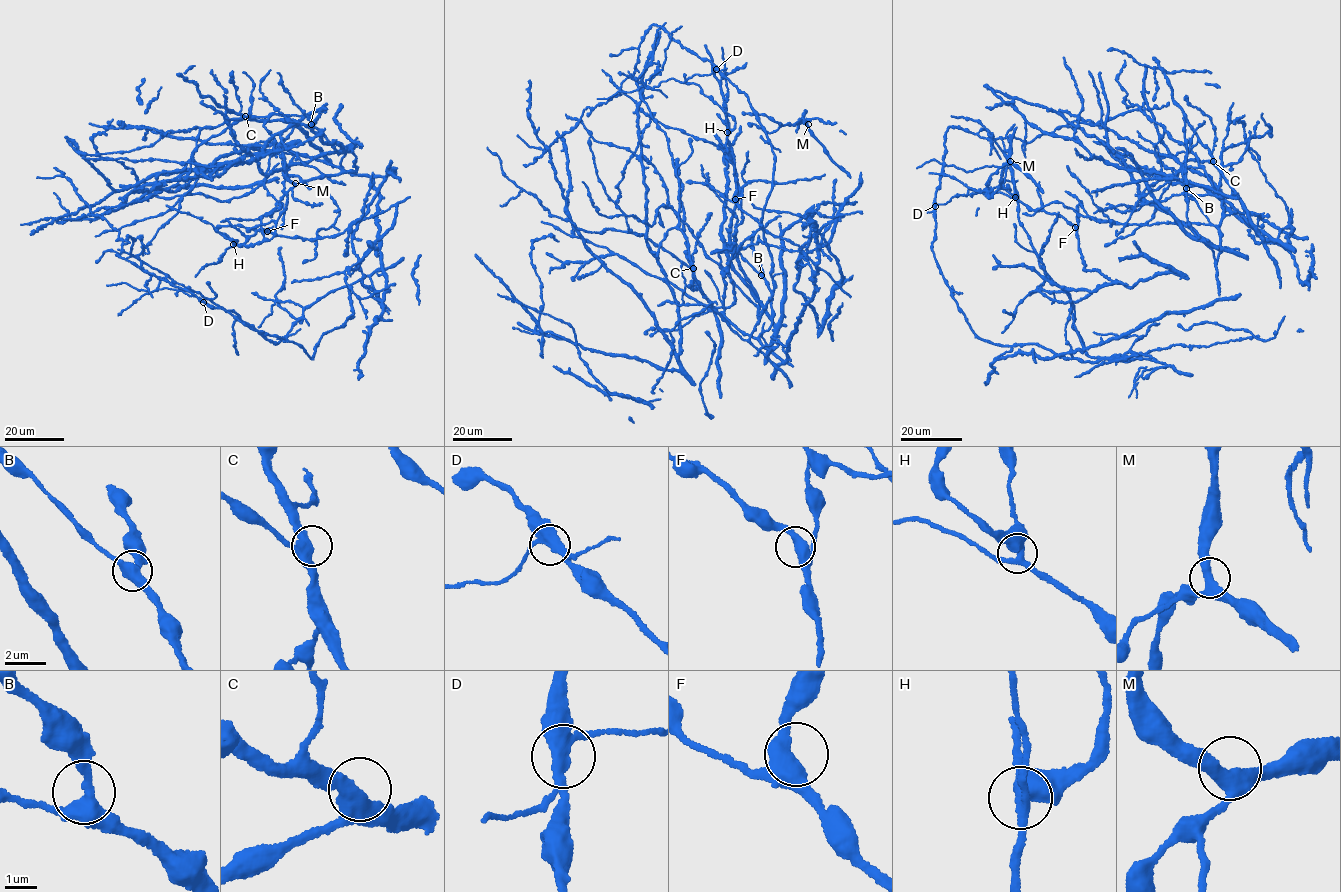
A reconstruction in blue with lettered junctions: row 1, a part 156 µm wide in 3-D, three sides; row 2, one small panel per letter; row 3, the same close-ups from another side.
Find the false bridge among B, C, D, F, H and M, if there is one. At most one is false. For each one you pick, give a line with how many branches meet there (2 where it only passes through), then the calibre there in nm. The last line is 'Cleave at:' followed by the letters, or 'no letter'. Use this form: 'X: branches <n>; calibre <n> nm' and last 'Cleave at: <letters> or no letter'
D: branches 3; calibre 380 nm
Cleave at: D

